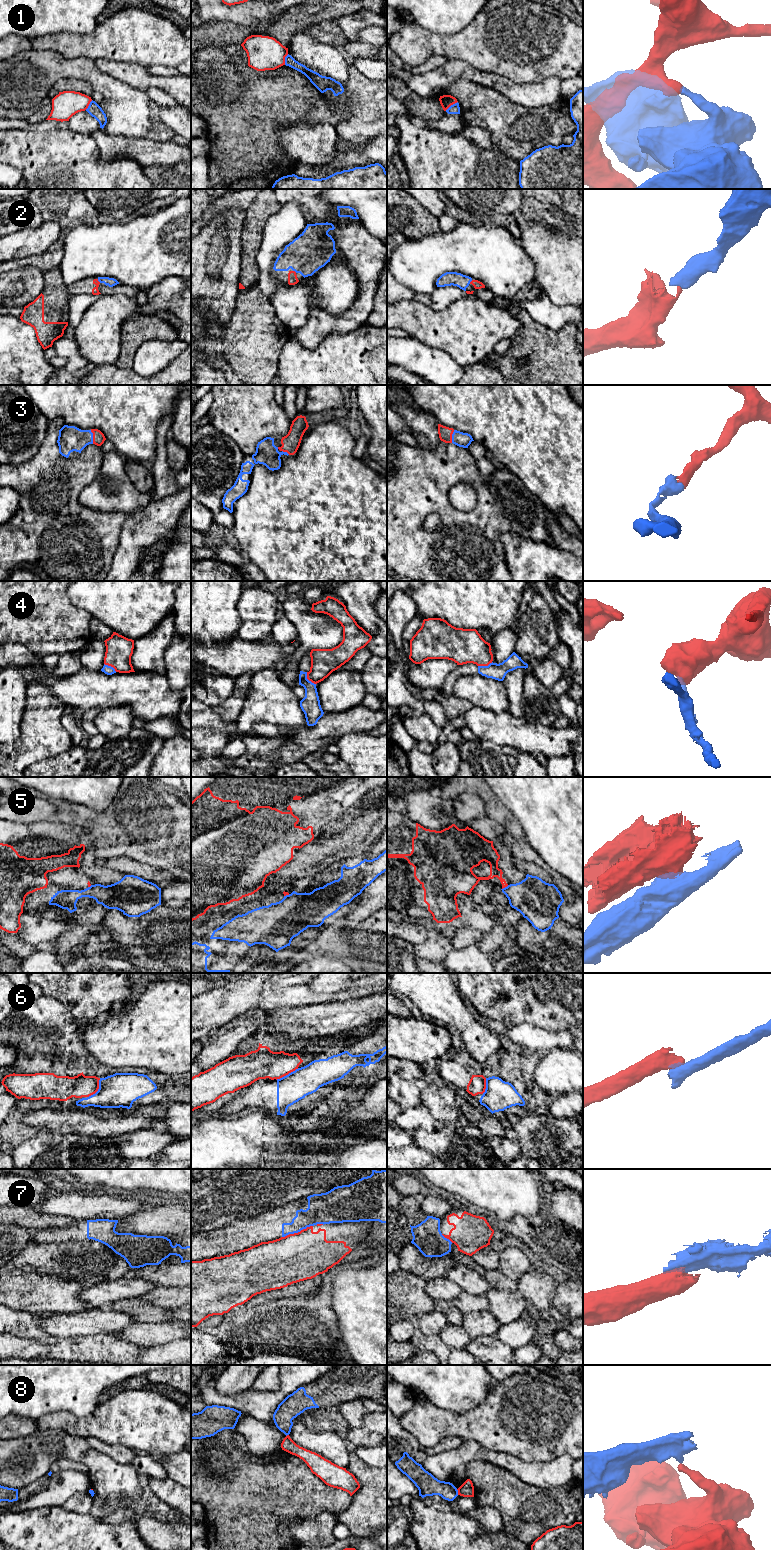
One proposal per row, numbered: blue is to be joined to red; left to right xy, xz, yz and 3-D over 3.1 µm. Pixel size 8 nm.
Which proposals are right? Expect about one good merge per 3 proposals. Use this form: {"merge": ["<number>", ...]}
{"merge": ["2", "3"]}

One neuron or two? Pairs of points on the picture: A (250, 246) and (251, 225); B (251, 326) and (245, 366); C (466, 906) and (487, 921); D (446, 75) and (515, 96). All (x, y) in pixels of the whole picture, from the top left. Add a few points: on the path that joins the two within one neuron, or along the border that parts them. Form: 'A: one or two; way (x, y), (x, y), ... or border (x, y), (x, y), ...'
A: one; way (251, 241), (251, 230)
B: one; way (251, 336), (251, 356)
C: one; way (471, 911), (482, 921)
D: one; way (463, 74), (472, 74), (498, 83)

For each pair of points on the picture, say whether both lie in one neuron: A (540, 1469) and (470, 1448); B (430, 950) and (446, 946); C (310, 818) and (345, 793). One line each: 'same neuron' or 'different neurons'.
A: same neuron
B: same neuron
C: same neuron

